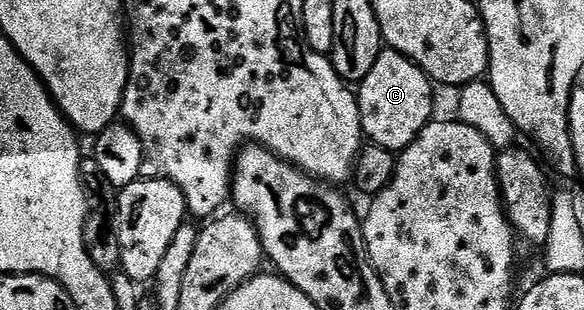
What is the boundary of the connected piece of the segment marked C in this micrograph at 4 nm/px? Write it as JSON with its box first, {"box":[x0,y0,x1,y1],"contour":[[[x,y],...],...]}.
{"box":[356,48,434,152],"contour":[[[391,48],[381,49],[374,68],[358,83],[356,103],[365,139],[373,146],[381,146],[393,152],[405,150],[433,121],[432,89],[434,83],[406,56]]]}

